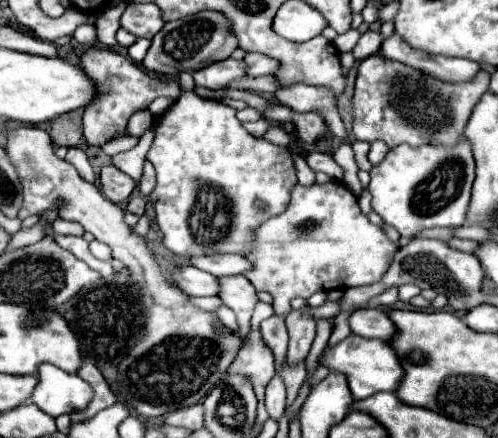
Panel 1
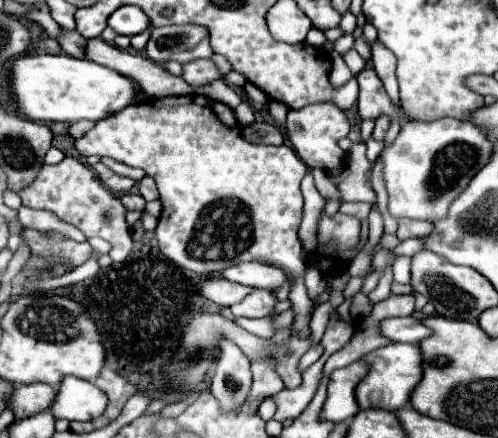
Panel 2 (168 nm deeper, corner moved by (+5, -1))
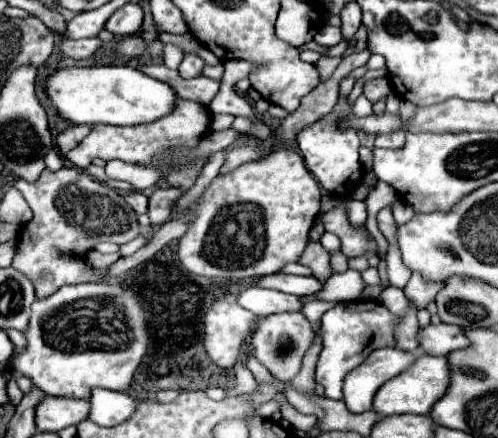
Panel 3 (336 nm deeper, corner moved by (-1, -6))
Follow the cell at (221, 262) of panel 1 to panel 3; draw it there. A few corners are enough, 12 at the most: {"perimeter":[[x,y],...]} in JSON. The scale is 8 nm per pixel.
{"perimeter":[[283,272],[259,278],[257,286],[295,296],[323,290],[315,276]]}

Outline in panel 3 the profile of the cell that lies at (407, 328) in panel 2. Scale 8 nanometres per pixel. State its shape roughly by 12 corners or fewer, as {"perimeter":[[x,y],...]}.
{"perimeter":[[429,324],[419,332],[419,350],[447,356],[469,338],[461,326]]}

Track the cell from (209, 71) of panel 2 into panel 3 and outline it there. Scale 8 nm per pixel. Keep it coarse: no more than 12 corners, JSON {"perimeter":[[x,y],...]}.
{"perimeter":[[185,54],[179,74],[195,78],[205,62],[197,54]]}

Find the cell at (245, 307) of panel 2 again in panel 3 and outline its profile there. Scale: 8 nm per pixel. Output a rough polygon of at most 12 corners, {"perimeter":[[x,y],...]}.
{"perimeter":[[299,314],[255,322],[255,358],[291,382],[315,330]]}

